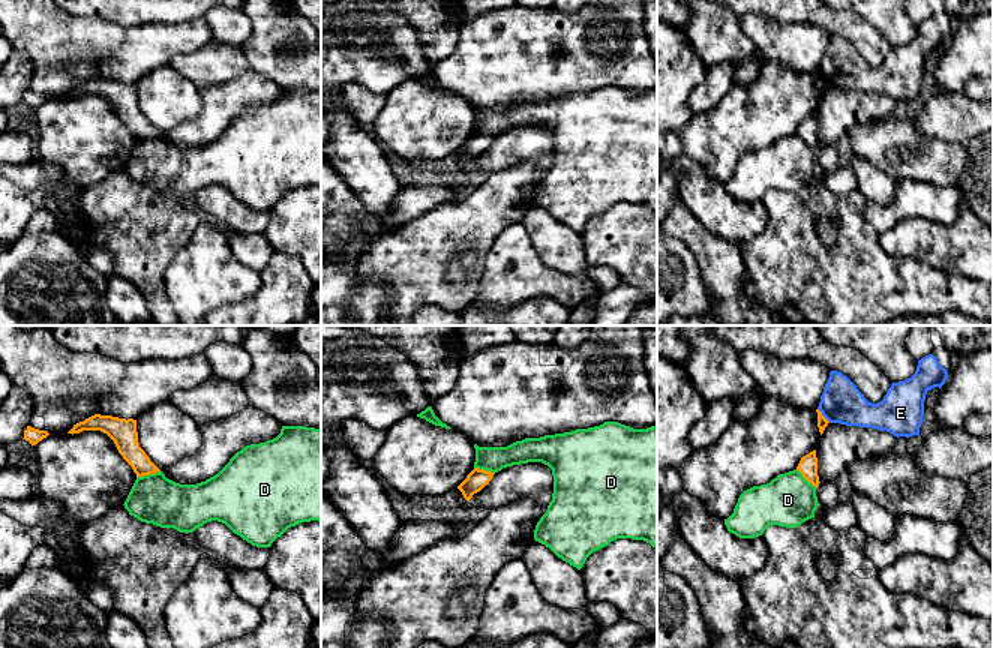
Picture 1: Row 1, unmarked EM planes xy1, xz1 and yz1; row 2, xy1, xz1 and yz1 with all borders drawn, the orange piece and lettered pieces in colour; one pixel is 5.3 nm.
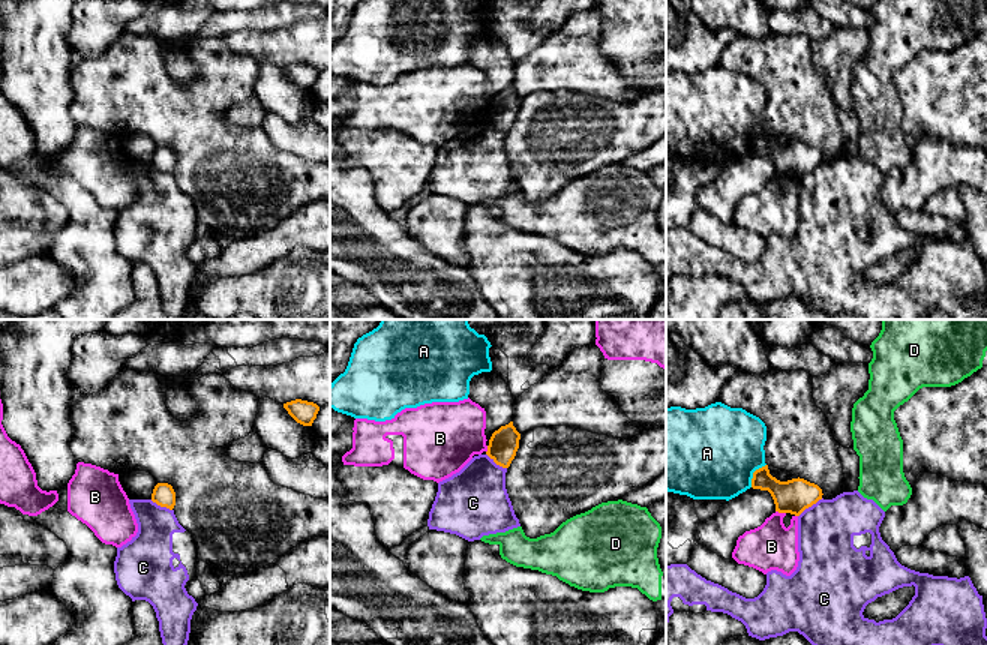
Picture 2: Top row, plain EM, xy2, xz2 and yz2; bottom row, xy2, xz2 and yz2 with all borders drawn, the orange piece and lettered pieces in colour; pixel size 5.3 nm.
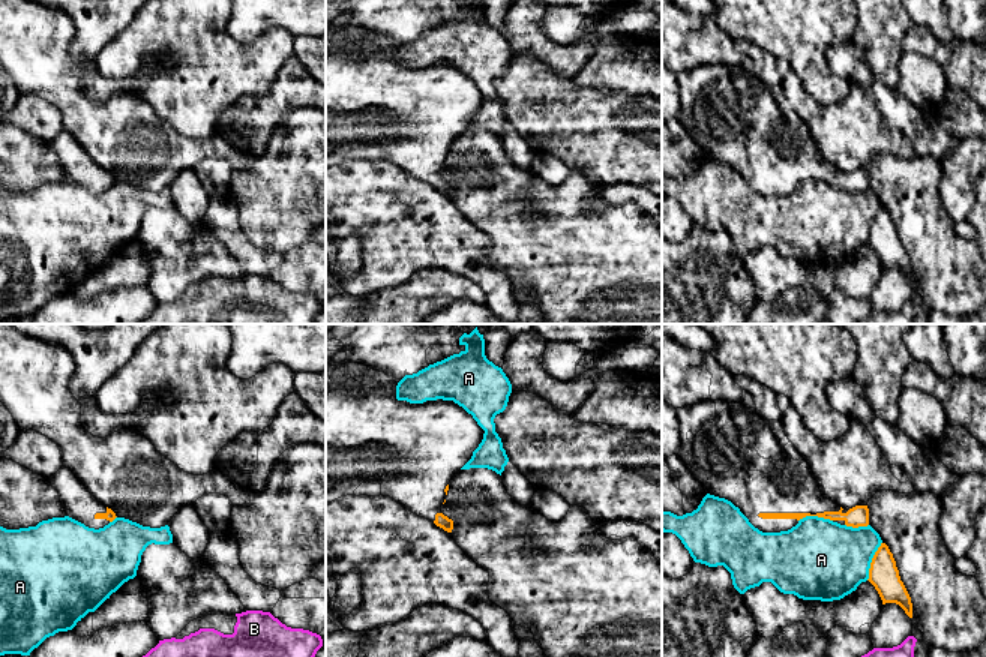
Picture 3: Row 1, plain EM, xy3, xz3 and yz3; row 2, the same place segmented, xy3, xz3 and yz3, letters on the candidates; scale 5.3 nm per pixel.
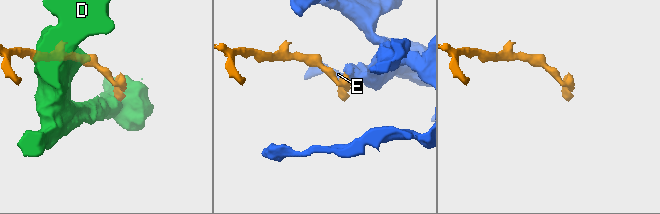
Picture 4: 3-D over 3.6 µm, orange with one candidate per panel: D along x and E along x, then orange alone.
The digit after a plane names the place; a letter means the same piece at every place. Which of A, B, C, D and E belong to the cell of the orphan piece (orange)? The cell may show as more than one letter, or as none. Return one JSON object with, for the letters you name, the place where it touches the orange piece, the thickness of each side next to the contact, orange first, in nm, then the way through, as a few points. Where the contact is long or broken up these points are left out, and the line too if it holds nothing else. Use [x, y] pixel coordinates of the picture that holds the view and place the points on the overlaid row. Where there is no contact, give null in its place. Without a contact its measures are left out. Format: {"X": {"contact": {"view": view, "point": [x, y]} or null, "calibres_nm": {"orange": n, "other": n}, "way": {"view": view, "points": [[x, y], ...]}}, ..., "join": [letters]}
{"join": []}

